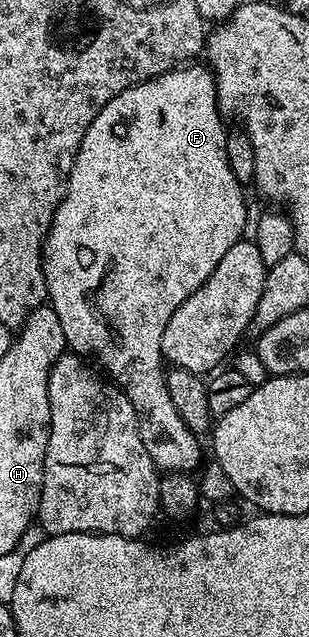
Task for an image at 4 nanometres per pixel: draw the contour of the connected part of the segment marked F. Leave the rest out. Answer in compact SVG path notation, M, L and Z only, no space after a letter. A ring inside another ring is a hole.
M191 62L173 69L172 72L163 72L160 76L152 76L150 80L129 86L129 90L121 90L121 94L114 96L101 110L101 114L93 118L89 130L85 130L85 138L81 138L73 170L67 179L67 189L53 214L51 229L43 244L43 277L47 283L47 300L61 321L61 330L65 330L67 348L72 353L90 358L118 387L123 389L125 398L129 398L136 416L139 417L141 442L145 442L145 450L149 450L149 458L154 462L156 469L164 473L194 473L204 457L202 458L203 452L199 449L200 437L191 432L189 426L185 426L181 414L177 414L177 406L173 406L173 398L167 389L161 334L165 334L165 326L169 326L169 318L173 318L177 306L181 306L181 302L185 302L185 298L196 292L205 282L205 278L209 278L209 274L217 270L217 262L221 262L221 258L225 258L225 253L229 251L229 246L236 244L244 235L243 227L247 224L247 204L243 201L245 188L233 176L226 160L228 129L223 128L225 120L219 111L215 77L210 67L200 64Z

